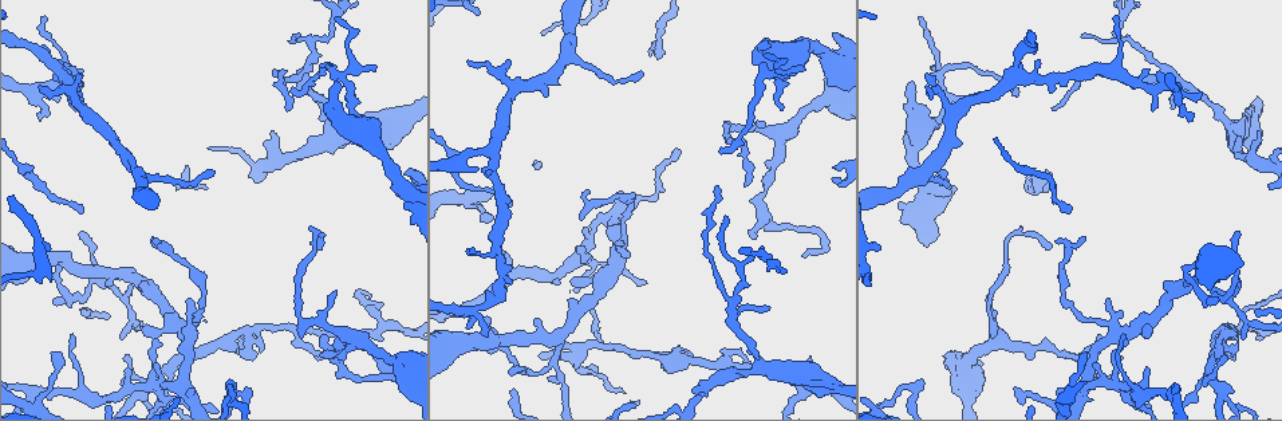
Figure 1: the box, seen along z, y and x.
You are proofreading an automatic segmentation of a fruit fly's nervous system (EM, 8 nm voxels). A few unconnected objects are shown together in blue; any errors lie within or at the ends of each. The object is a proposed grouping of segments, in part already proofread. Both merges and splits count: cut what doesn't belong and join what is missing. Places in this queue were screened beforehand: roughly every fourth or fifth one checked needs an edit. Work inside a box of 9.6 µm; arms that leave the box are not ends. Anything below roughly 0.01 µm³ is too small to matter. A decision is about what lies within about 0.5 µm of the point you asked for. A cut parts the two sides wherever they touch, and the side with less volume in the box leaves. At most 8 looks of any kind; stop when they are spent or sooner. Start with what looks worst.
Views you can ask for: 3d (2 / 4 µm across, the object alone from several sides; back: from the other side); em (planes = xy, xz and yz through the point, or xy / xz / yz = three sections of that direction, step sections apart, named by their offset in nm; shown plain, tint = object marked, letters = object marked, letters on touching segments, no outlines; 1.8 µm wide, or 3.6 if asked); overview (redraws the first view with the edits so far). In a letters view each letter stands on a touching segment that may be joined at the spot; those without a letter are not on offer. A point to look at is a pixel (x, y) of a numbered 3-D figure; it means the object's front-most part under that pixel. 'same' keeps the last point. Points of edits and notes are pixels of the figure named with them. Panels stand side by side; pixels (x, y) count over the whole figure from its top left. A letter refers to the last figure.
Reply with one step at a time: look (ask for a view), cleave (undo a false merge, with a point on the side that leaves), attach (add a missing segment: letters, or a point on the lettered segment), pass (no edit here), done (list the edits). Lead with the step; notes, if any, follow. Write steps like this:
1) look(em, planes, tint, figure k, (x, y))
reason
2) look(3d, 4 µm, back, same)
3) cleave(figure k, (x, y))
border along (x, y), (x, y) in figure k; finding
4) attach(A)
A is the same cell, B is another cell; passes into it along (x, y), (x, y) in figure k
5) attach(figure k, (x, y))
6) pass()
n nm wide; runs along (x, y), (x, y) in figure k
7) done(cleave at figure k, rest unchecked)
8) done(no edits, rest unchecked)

look(3d, 4 µm, figure 1, (352, 90))
branch point

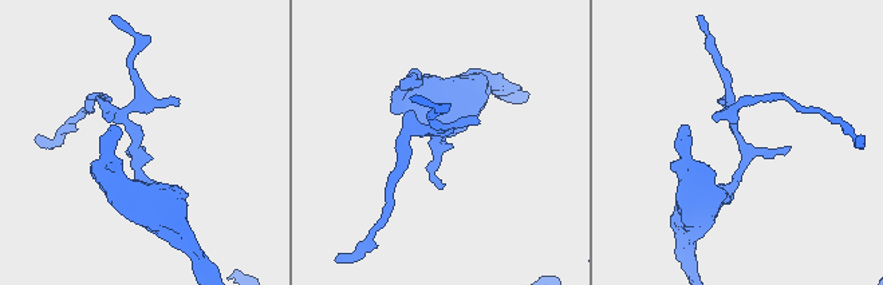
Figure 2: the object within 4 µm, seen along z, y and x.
look(em, 3.6 µm, xy, step 16, letters, figure 2, (438, 138))
need the tissue

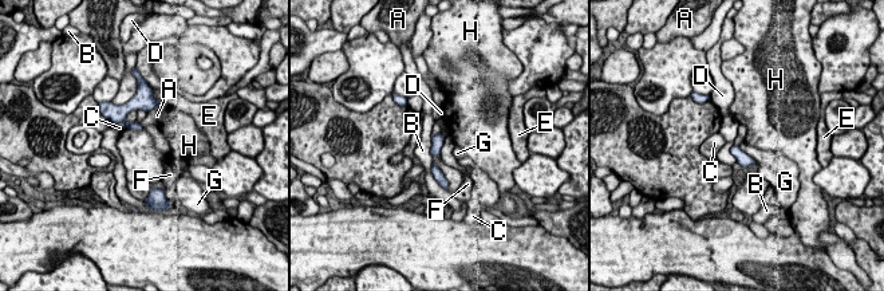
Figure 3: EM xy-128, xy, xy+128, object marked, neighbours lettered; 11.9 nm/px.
pass()
90 nm wide; A, B, C, D, E, F, G and H are other cells; runs along (148, 106), (130, 106), (114, 117) in figure 3; continuous, no second neuron

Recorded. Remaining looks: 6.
look(em, yz, step 8, letters, figure 1, (697, 394))
an open end

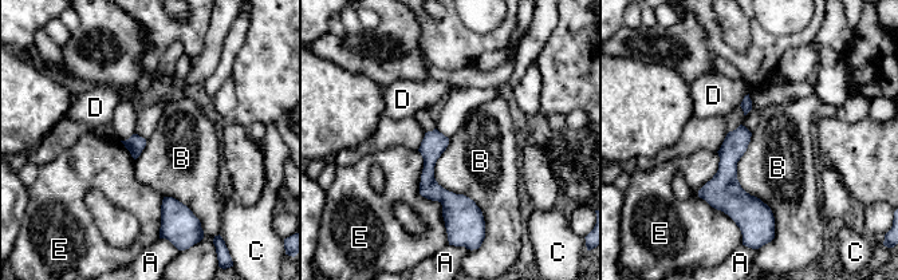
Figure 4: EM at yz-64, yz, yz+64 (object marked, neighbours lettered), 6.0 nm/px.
pass()
B touches over 600 nm; A, B, C, D and E are other cells; border along (448, 138), (434, 178), (485, 227) in figure 4; no lettered segment goes on from it

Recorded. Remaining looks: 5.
look(3d, 4 µm, figure 1, (1017, 387))
end of a long branch

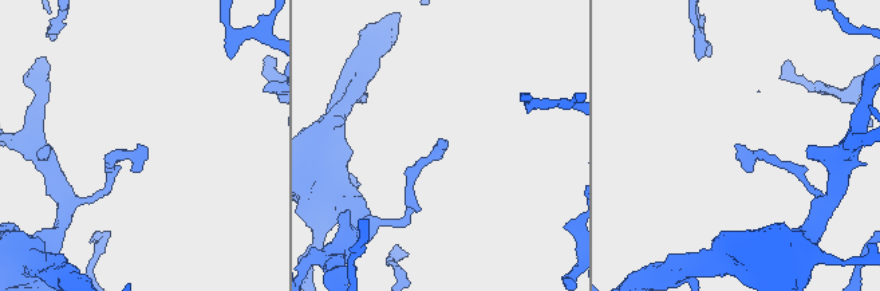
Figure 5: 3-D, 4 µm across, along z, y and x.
look(em, planes, letters, figure 5, (735, 144))

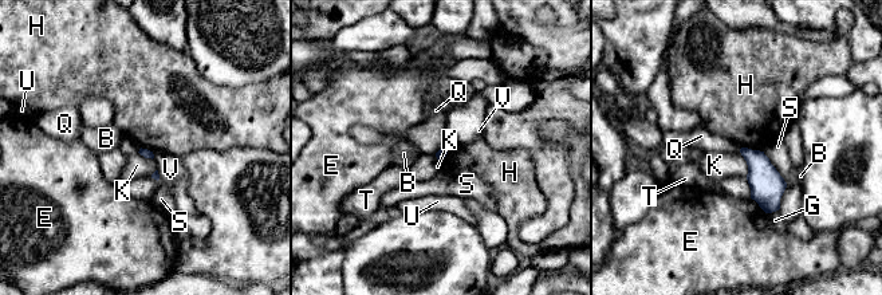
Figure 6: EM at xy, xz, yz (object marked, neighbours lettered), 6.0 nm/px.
pass()
B, E, G, H, K, Q, S, T, U and V are other cells; border along (741, 146), (762, 152) in figure 6; no lettered segment goes on from it

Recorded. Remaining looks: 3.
done(no edits, rest unchecked)

